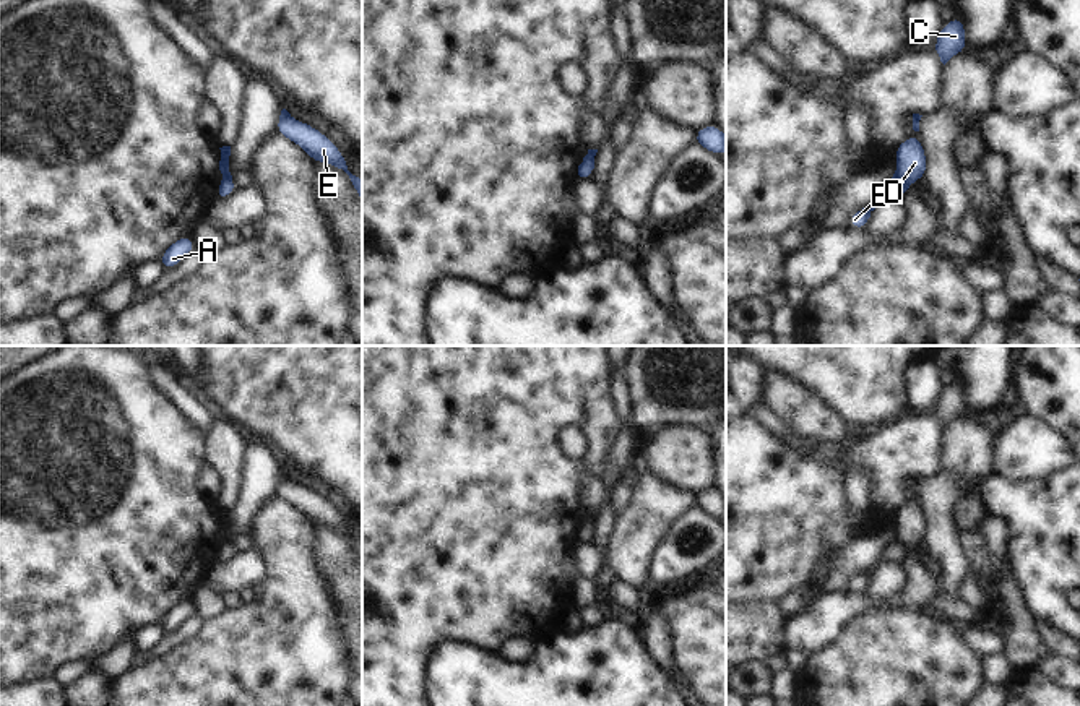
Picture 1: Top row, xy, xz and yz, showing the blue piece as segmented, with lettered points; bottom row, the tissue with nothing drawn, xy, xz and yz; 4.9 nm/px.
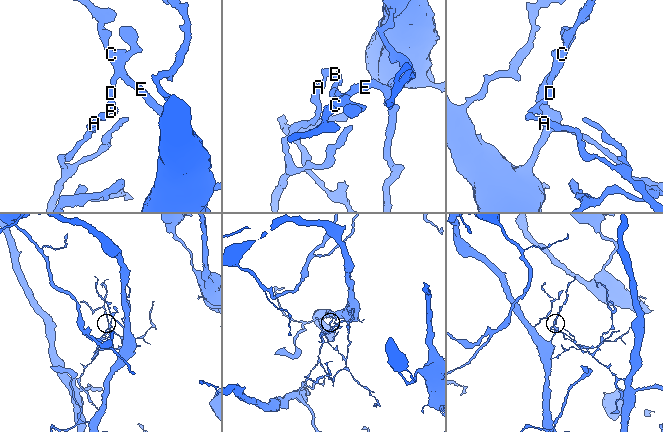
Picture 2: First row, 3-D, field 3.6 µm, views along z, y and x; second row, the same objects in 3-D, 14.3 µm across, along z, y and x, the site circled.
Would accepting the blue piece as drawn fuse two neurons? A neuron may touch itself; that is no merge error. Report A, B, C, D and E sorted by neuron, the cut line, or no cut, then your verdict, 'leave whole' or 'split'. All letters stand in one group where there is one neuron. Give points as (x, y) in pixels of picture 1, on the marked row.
A B / C D E | yz (895, 176), (908, 184) | split

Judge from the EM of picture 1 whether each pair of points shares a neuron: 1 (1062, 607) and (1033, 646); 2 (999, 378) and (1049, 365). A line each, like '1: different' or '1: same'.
1: different
2: different

